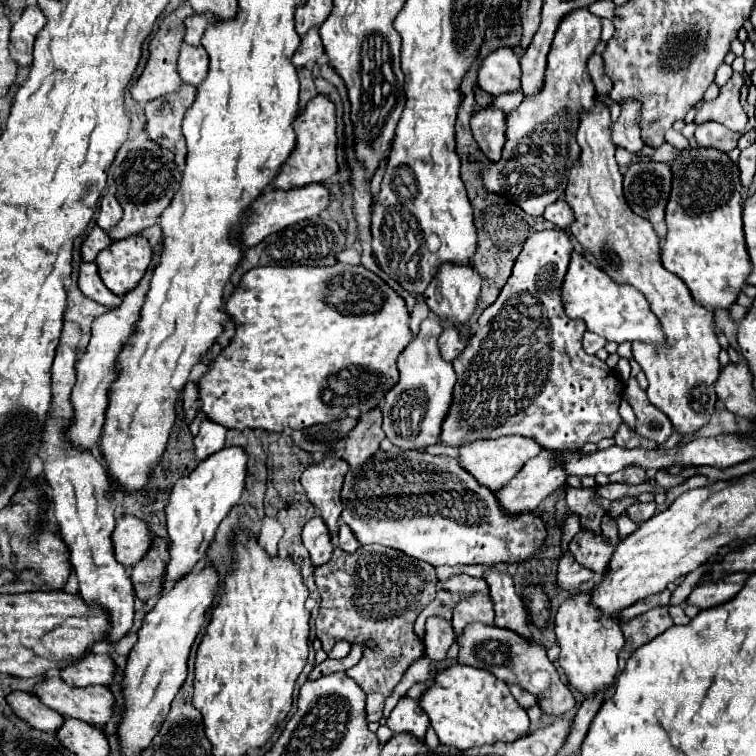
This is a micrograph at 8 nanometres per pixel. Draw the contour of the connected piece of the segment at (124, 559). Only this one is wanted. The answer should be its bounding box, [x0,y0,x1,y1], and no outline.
[112,515,150,567]

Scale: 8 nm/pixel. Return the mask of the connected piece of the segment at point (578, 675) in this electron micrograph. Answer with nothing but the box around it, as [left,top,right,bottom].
[554,593,624,695]

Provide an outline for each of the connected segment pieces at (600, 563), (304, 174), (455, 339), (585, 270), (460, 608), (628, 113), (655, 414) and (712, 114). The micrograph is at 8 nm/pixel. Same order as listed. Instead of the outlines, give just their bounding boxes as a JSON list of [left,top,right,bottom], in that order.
[[570,531,612,573],[272,95,338,189],[438,327,464,361],[560,253,664,343],[452,593,494,633],[612,99,644,153],[624,377,672,445],[696,73,748,133]]

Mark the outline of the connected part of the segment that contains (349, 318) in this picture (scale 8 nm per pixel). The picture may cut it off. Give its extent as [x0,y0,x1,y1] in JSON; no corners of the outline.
[198,263,412,433]

